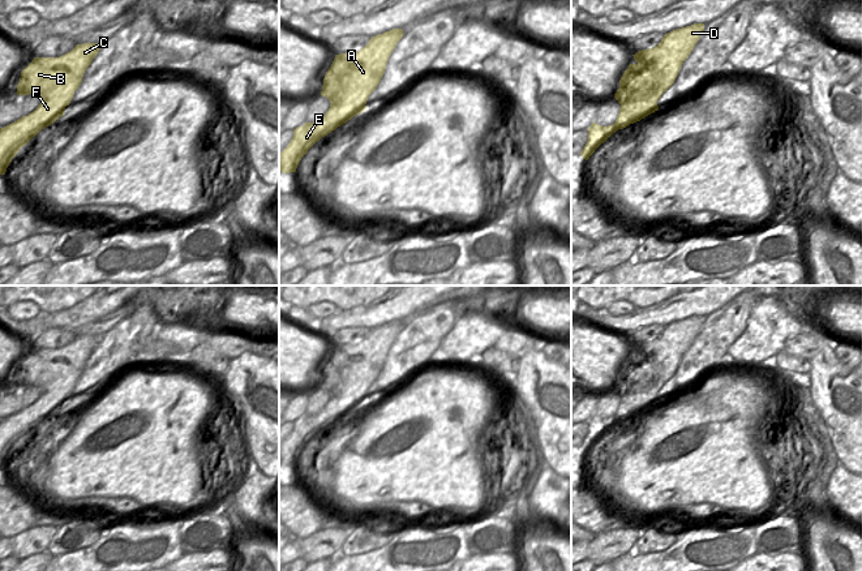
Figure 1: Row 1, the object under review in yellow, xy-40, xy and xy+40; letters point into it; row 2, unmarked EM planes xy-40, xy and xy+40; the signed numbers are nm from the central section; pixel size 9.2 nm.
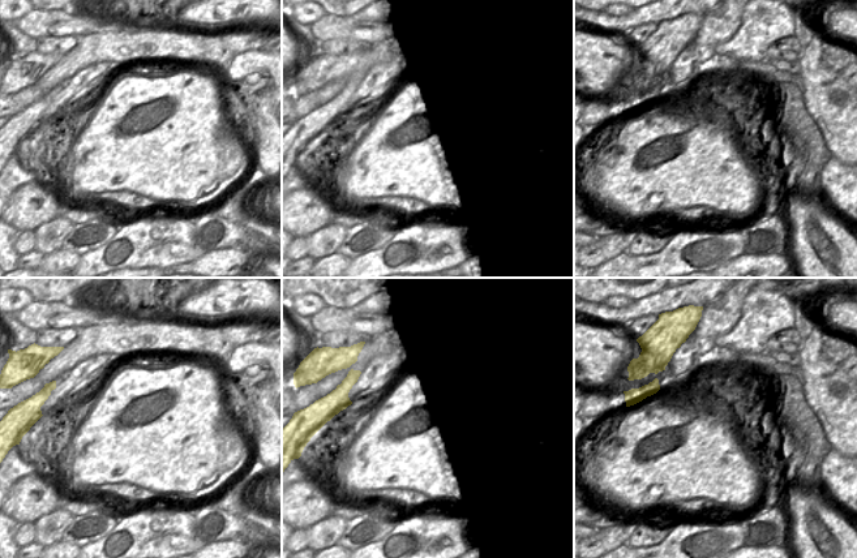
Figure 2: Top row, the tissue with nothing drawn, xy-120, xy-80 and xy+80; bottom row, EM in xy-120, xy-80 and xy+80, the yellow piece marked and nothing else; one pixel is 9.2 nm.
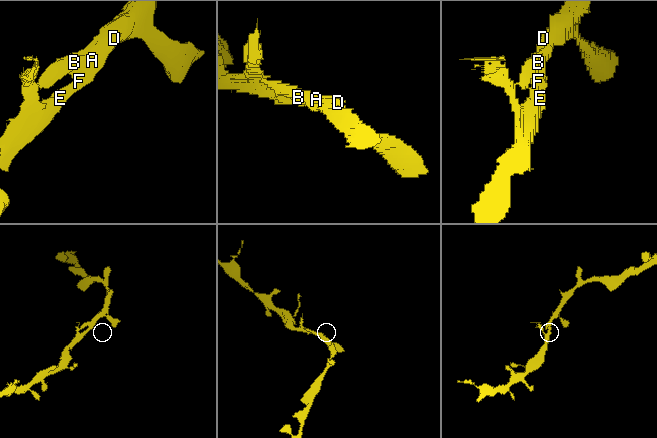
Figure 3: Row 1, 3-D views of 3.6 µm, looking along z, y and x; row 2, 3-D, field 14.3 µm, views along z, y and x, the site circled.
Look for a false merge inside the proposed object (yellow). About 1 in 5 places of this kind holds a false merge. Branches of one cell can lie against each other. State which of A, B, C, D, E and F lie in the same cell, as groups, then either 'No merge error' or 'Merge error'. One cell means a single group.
Groups: A B C D E F. No merge error.

